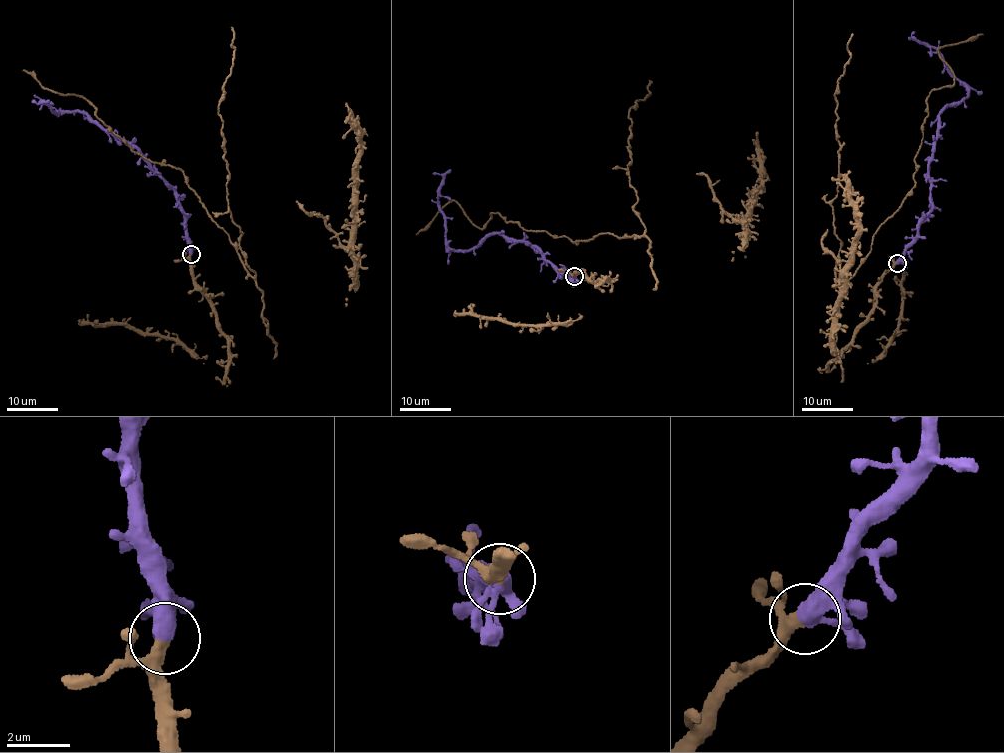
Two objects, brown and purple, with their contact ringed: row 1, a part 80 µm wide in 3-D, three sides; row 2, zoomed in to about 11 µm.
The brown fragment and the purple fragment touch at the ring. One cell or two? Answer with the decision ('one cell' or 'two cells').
one cell

